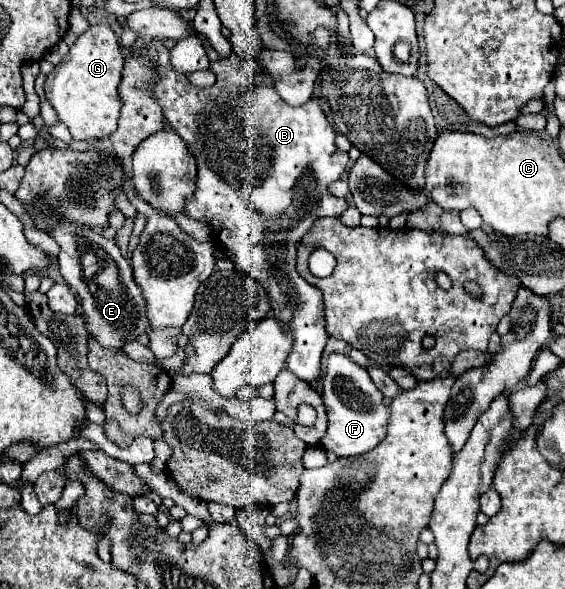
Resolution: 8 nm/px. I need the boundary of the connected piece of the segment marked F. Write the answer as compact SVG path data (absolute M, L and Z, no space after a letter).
M330 353L326 363L326 373L322 375L322 399L328 413L328 431L320 445L334 451L338 457L362 455L384 439L390 409L382 403L384 397L364 367L358 367L350 357L340 353Z

